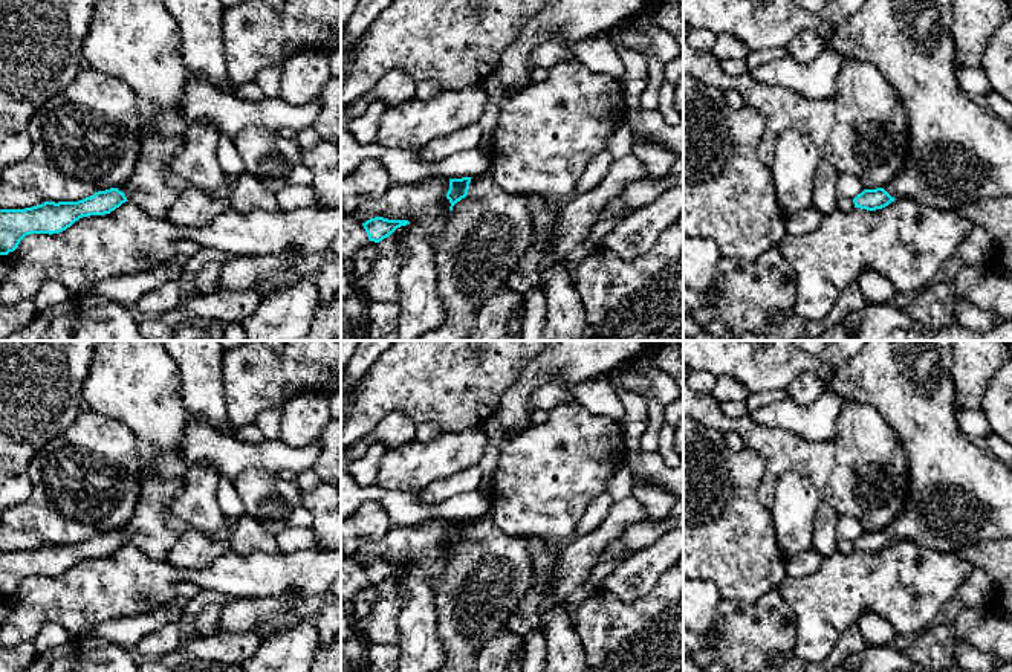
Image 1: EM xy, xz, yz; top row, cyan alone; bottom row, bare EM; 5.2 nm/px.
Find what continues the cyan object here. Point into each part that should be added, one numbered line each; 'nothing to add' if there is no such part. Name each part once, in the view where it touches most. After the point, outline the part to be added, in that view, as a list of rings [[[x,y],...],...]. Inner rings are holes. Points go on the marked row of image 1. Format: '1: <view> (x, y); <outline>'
1: xz (486, 234); [[[491,166],[471,179],[468,195],[452,206],[446,226],[434,241],[437,292],[445,307],[442,324],[416,341],[466,341],[483,304],[508,283],[532,246],[532,214],[527,197],[501,189]]]

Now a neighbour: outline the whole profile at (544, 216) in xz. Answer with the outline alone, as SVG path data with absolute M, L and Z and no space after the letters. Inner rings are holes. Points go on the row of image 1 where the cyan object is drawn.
M527 197L527 200L532 214L532 244L546 244L553 234L561 206L550 205L541 197Z

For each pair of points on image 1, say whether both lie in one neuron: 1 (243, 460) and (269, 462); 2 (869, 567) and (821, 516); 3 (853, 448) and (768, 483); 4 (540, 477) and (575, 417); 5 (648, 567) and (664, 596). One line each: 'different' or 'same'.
1: same
2: different
3: same
4: same
5: different

